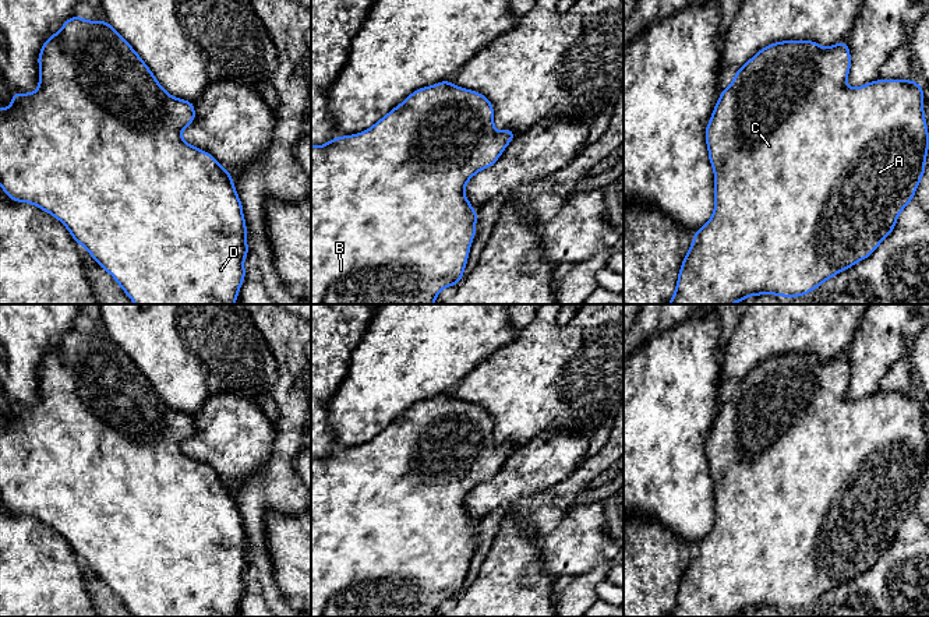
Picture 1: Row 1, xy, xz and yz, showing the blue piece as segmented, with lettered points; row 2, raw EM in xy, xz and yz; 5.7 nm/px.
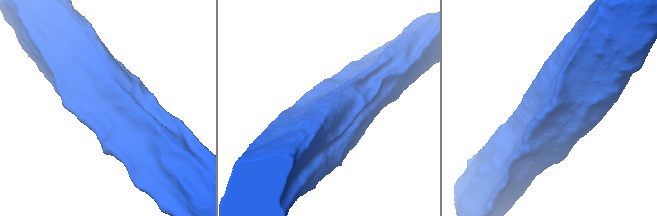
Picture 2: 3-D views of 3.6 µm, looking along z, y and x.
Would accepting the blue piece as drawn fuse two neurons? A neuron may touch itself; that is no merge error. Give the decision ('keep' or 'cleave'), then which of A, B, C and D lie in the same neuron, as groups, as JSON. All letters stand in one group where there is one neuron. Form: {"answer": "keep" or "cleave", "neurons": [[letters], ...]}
{"answer": "keep", "neurons": [["A", "B", "C", "D"]]}

